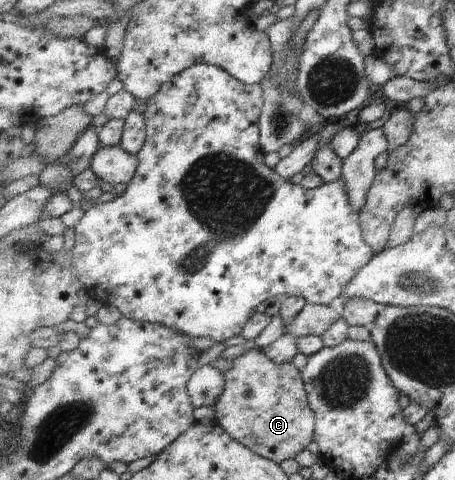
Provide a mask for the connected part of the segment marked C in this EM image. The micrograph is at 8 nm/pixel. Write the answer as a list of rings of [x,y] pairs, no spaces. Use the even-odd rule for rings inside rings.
[[[260,348],[250,349],[233,361],[230,370],[224,372],[225,387],[218,403],[214,405],[216,422],[234,439],[260,456],[276,461],[278,464],[301,453],[311,445],[316,428],[316,415],[308,404],[304,379],[299,369],[291,361],[276,364]]]

